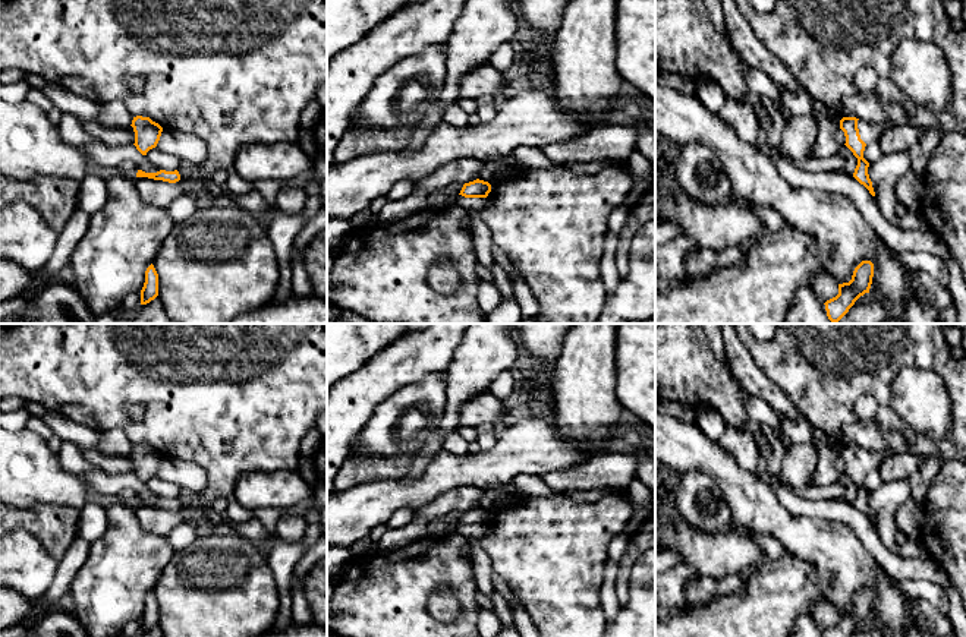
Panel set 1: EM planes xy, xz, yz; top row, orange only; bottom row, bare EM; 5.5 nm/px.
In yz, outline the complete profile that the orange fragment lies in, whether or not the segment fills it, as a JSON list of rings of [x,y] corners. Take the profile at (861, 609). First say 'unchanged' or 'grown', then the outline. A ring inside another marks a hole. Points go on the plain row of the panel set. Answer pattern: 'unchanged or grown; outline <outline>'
unchanged; outline [[[862,589],[853,599],[849,611],[838,612],[838,622],[827,628],[825,637],[850,637],[855,630],[869,621],[874,605],[874,592]]]

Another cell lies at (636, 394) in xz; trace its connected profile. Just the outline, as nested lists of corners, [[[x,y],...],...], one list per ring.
[[[619,324],[616,395],[642,423],[655,429],[655,324]]]

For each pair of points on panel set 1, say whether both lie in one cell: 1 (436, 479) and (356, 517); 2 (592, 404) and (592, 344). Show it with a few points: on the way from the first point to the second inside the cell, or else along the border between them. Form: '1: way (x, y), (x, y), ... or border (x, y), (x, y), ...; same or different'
1: way (417, 494), (392, 494), (375, 501); same
2: way (592, 390), (592, 359); same

